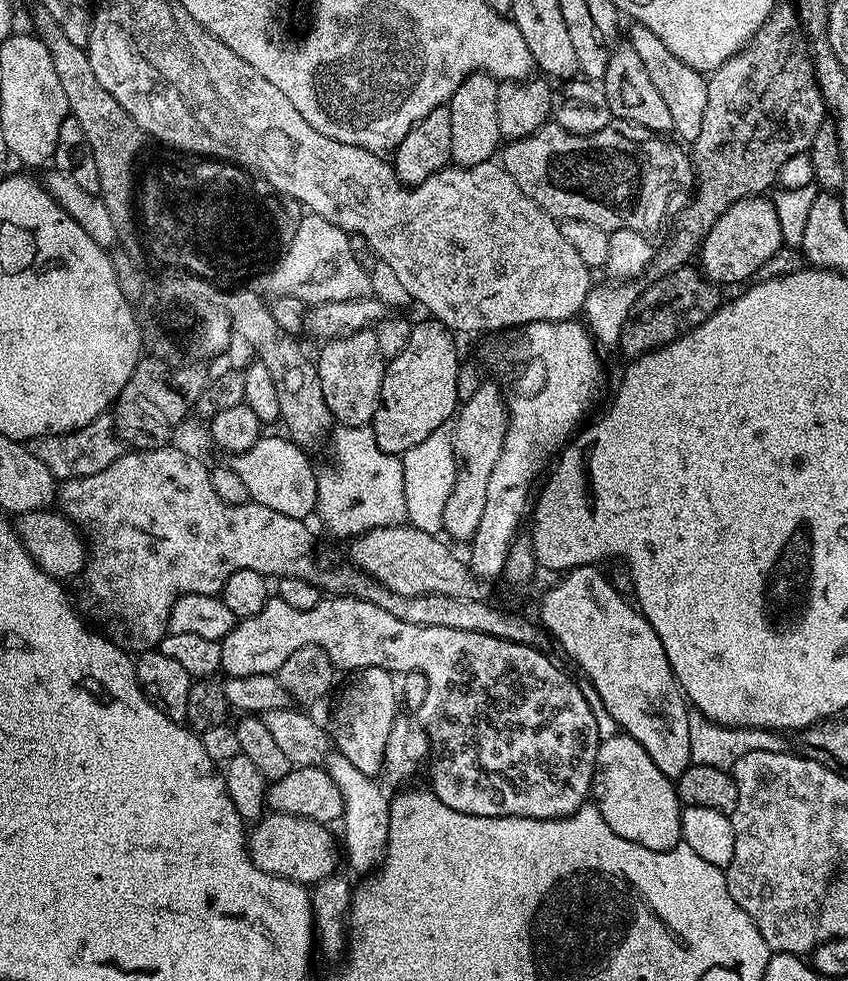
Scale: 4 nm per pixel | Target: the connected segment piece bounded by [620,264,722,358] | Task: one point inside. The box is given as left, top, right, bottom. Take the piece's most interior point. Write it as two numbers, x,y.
683,299

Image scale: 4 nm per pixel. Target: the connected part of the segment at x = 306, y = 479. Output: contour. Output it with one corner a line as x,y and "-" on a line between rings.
261,435
250,450
233,455
230,466
242,478
248,491
248,499
253,504
270,506
270,510
278,510
278,514
286,514
290,518
307,521
308,515
316,509
317,470
312,469
308,461
309,453
295,444
287,435

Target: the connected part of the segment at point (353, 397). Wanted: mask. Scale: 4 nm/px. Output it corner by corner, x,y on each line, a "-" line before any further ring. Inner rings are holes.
363,328
349,336
337,336
323,345
320,356
315,357
318,370
318,382
322,382
322,398
326,398
326,406
330,410
333,421
346,427
371,425
374,410
380,405
380,391
386,361
382,350
378,350
378,338
372,328

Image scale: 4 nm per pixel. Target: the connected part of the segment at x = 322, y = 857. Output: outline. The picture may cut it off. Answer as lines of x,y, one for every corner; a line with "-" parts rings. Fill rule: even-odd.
269,811
263,818
255,821
256,828
247,833
248,857
266,874
296,880
305,886
315,886
327,876
337,875
336,863
341,863
342,848
332,837
333,829
327,824
319,824
310,818
294,814

